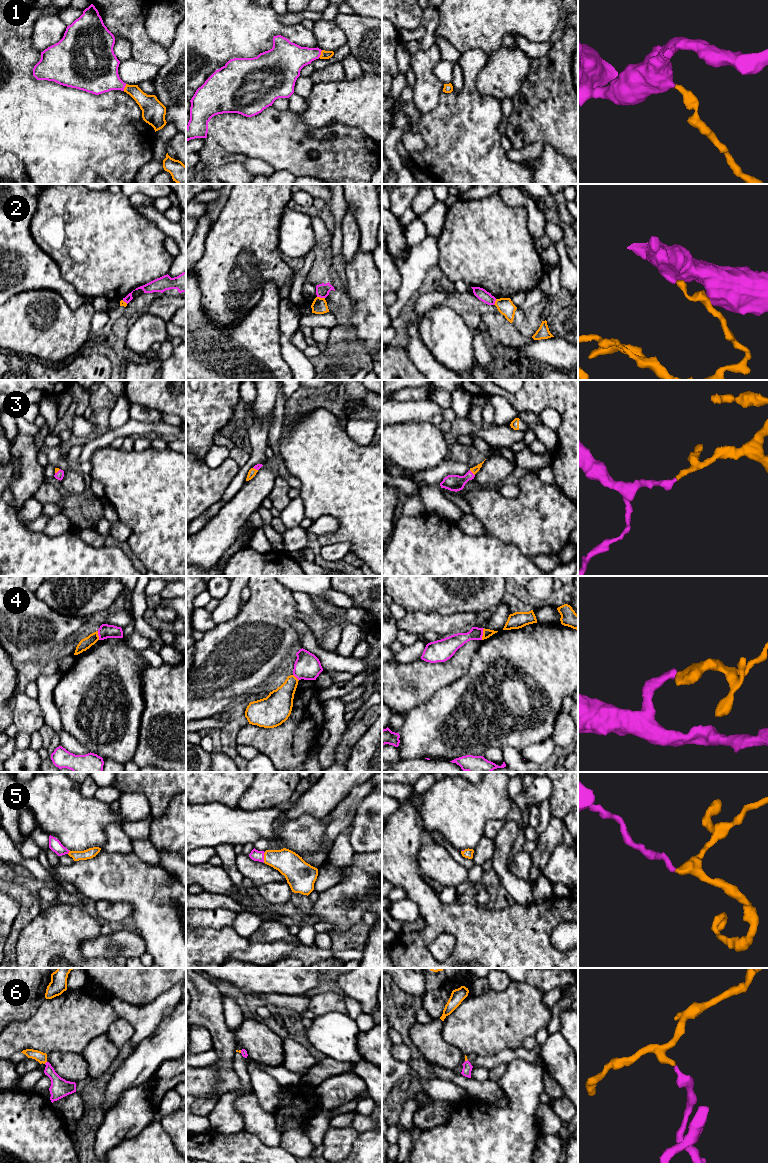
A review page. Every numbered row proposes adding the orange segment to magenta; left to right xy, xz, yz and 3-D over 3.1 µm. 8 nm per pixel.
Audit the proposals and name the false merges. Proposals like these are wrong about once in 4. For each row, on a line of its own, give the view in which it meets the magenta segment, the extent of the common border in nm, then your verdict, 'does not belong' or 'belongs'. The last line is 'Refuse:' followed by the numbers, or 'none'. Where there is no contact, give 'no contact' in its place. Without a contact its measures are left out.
1: meets magenta in xz; contact 70 nm long; belongs
2: meets magenta in xz; contact 70 nm long; does not belong
3: meets magenta in yz; contact 60 nm long; belongs
4: meets magenta in yz; contact 100 nm long; does not belong
5: meets magenta in xz; contact 90 nm long; belongs
6: meets magenta in xz; contact 30 nm long; belongs
Refuse: 2, 4

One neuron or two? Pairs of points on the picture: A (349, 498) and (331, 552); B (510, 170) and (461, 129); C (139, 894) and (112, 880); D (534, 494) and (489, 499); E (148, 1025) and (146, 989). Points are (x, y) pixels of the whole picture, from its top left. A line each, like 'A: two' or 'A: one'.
A: two
B: one
C: one
D: one
E: two

